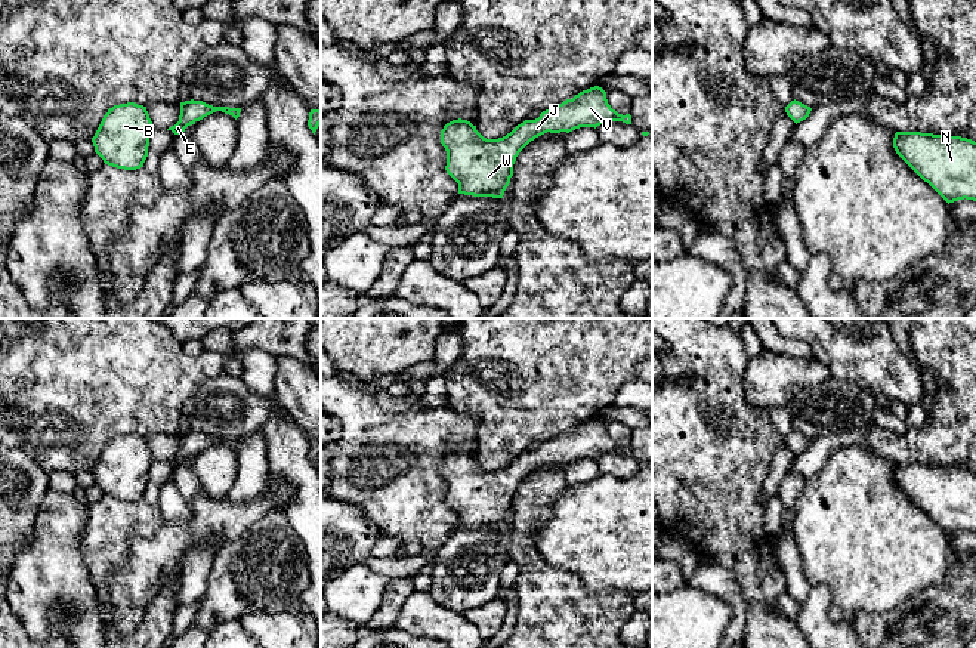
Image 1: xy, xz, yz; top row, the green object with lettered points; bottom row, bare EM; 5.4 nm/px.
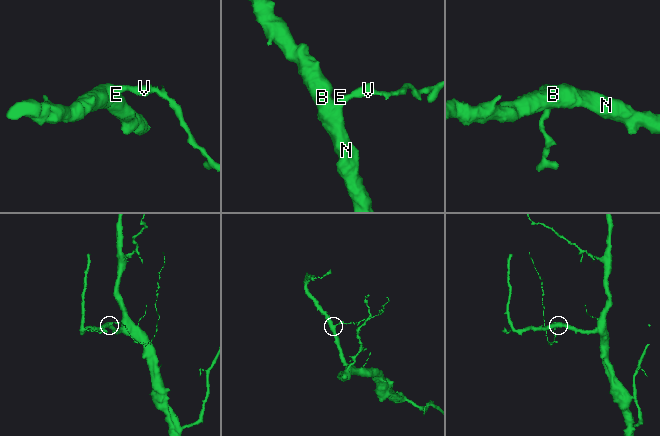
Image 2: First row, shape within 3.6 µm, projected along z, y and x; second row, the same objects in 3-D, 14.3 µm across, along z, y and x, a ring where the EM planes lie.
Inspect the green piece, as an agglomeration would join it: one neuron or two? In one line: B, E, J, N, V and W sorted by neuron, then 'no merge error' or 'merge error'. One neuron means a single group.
groups B E J N V W; no merge error

